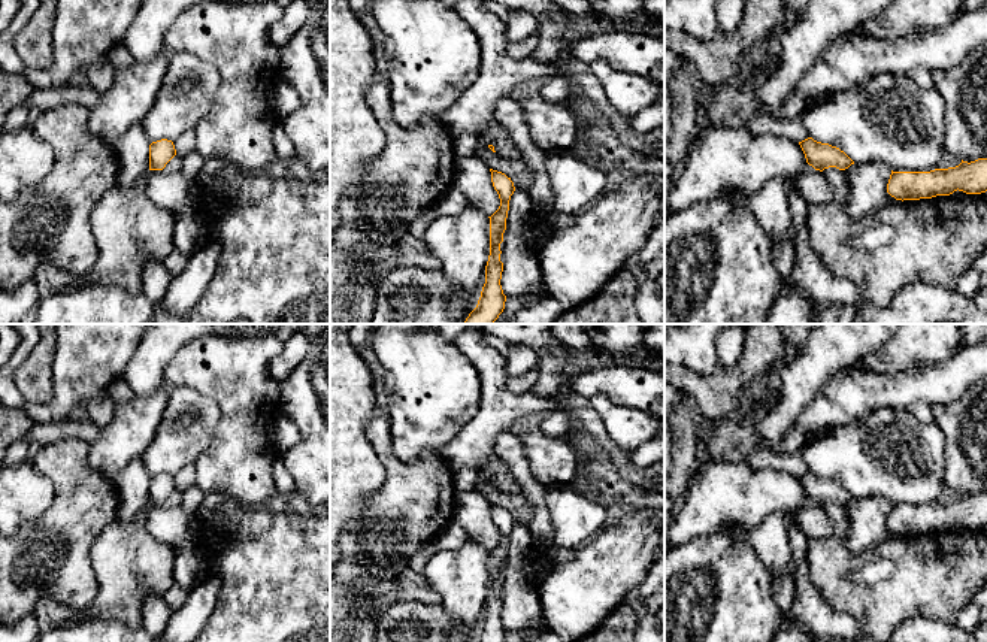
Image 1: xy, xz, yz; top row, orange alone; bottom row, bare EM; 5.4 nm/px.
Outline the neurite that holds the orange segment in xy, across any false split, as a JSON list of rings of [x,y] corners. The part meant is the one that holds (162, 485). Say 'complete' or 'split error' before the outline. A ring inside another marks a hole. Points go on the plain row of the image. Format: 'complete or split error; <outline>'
complete; [[[161,473],[149,479],[149,505],[163,505],[176,490],[172,475]]]

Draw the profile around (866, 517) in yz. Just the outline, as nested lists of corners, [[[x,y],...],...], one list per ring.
[[[879,496],[854,497],[844,505],[847,532],[844,545],[853,557],[865,557],[896,533],[887,527],[891,503]]]

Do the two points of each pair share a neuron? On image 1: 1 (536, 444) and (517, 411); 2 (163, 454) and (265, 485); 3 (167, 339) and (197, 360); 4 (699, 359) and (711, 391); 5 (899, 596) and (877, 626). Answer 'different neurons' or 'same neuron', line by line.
1: different neurons
2: different neurons
3: different neurons
4: different neurons
5: same neuron

